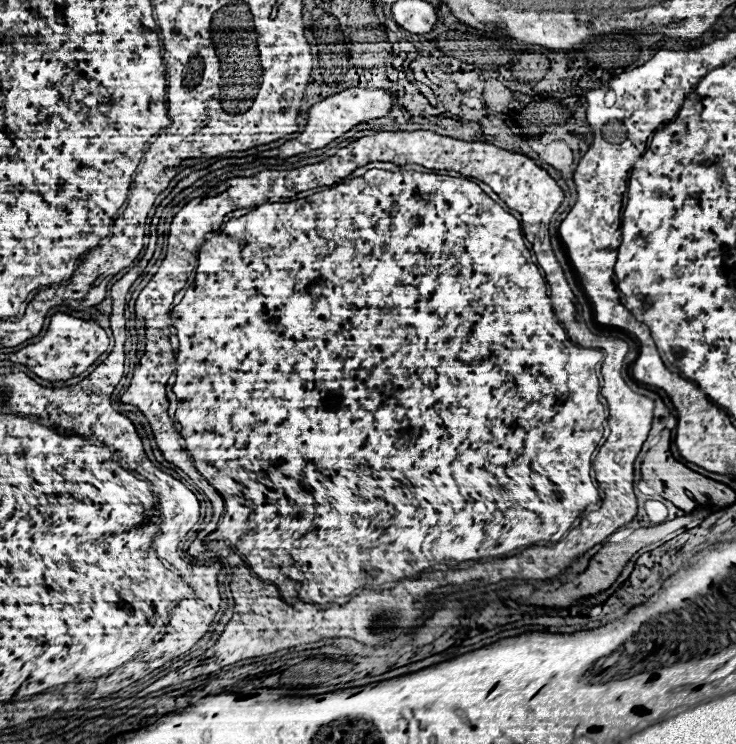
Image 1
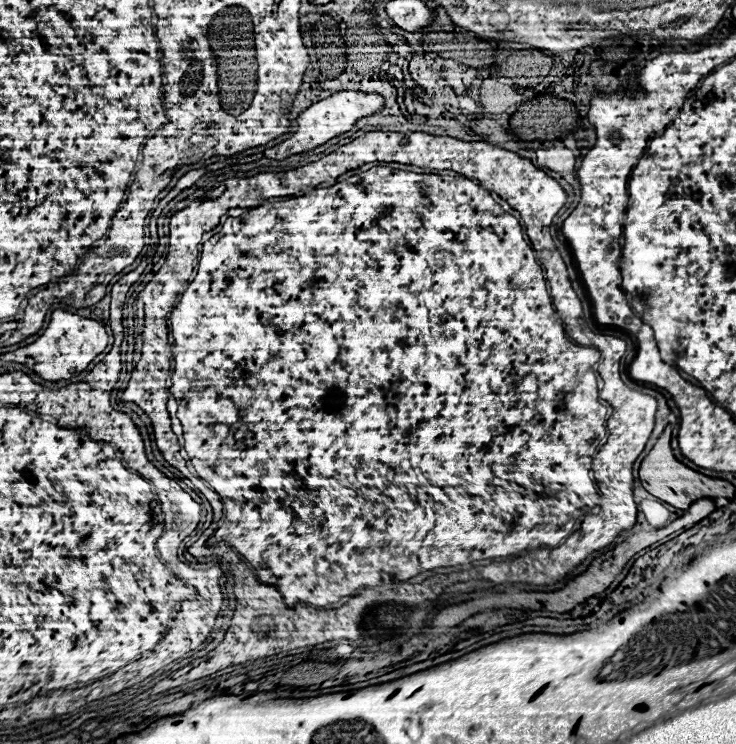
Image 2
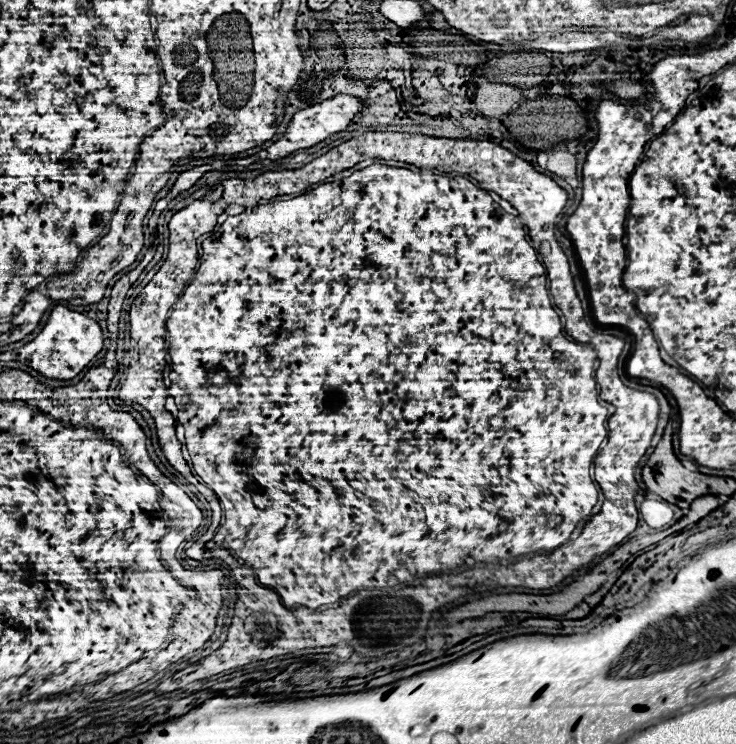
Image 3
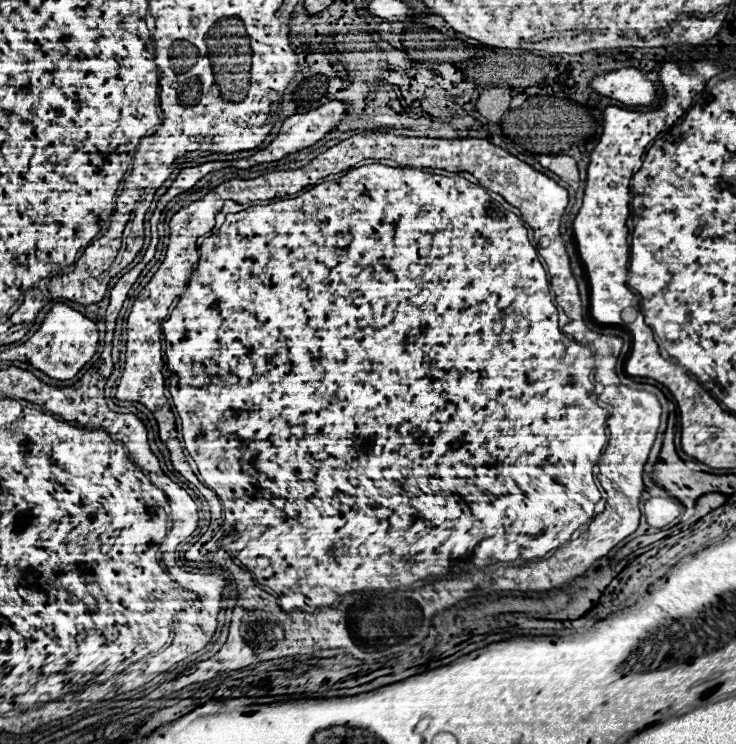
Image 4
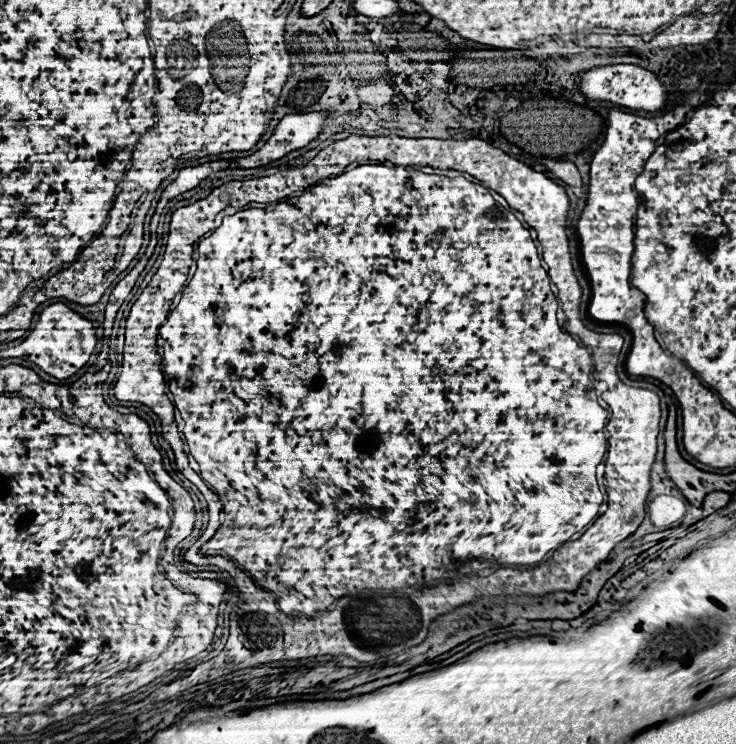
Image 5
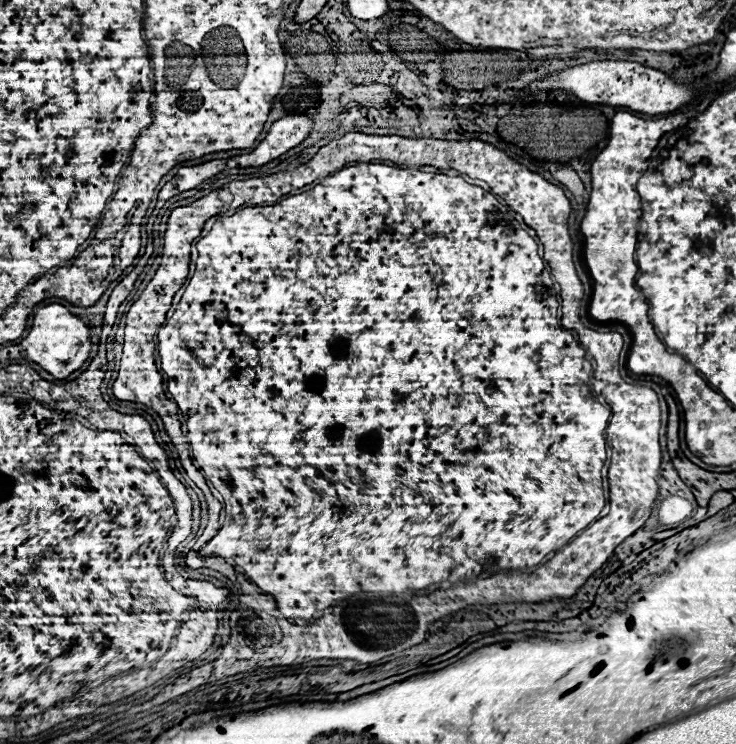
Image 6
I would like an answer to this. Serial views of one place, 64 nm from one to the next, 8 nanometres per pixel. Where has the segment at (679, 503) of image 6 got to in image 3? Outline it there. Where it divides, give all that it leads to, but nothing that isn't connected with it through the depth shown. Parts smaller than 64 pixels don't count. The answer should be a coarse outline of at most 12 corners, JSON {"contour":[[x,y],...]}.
{"contour":[[644,500],[640,514],[650,528],[662,528],[674,516],[664,500]]}

